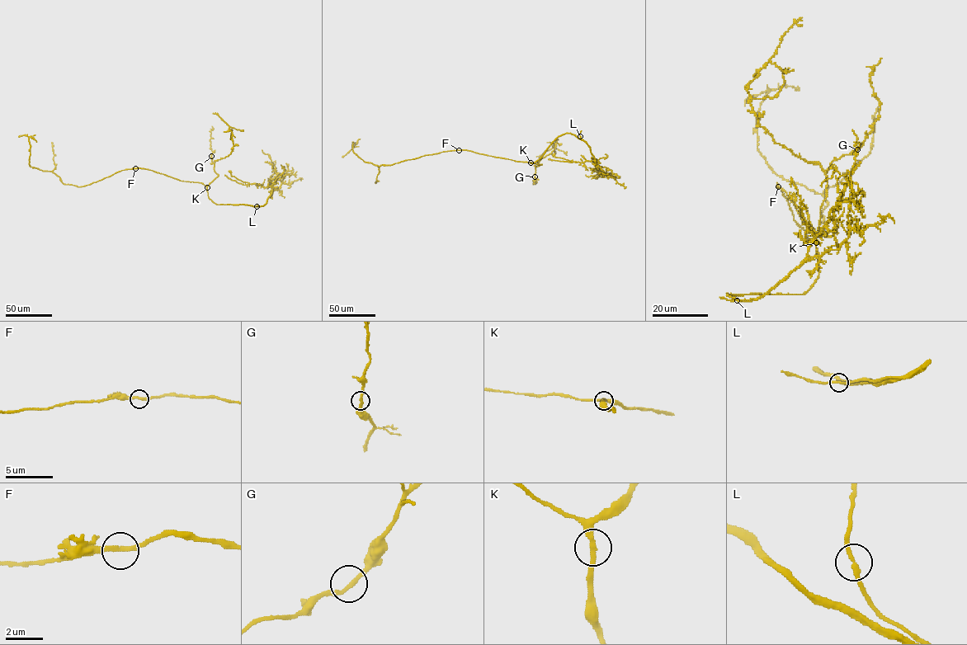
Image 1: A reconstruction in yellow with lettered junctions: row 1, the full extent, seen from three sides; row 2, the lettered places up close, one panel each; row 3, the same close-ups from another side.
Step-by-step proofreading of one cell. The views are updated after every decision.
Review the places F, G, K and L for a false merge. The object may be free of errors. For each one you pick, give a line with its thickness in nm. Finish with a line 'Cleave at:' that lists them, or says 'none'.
Cleave at: none

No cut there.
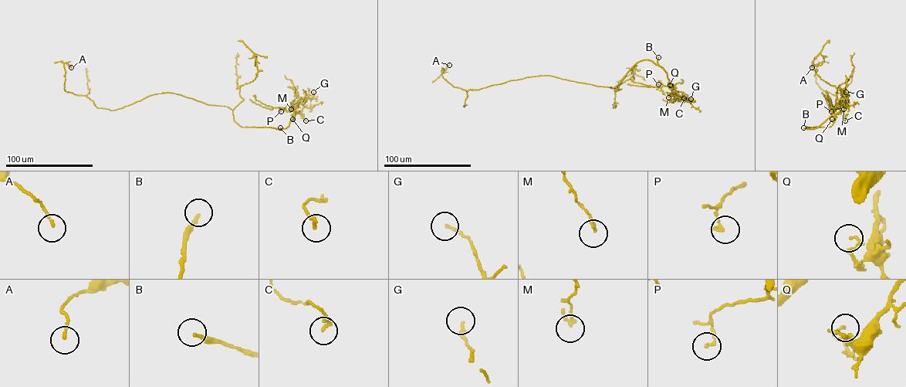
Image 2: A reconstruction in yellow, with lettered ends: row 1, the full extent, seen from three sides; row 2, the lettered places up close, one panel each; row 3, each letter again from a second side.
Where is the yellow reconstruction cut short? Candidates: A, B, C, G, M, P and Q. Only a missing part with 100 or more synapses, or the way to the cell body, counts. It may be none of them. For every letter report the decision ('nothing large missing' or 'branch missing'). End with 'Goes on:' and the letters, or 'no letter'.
A: nothing large missing
B: branch missing
C: nothing large missing
G: nothing large missing
M: nothing large missing
P: nothing large missing
Q: nothing large missing
Goes on: B

